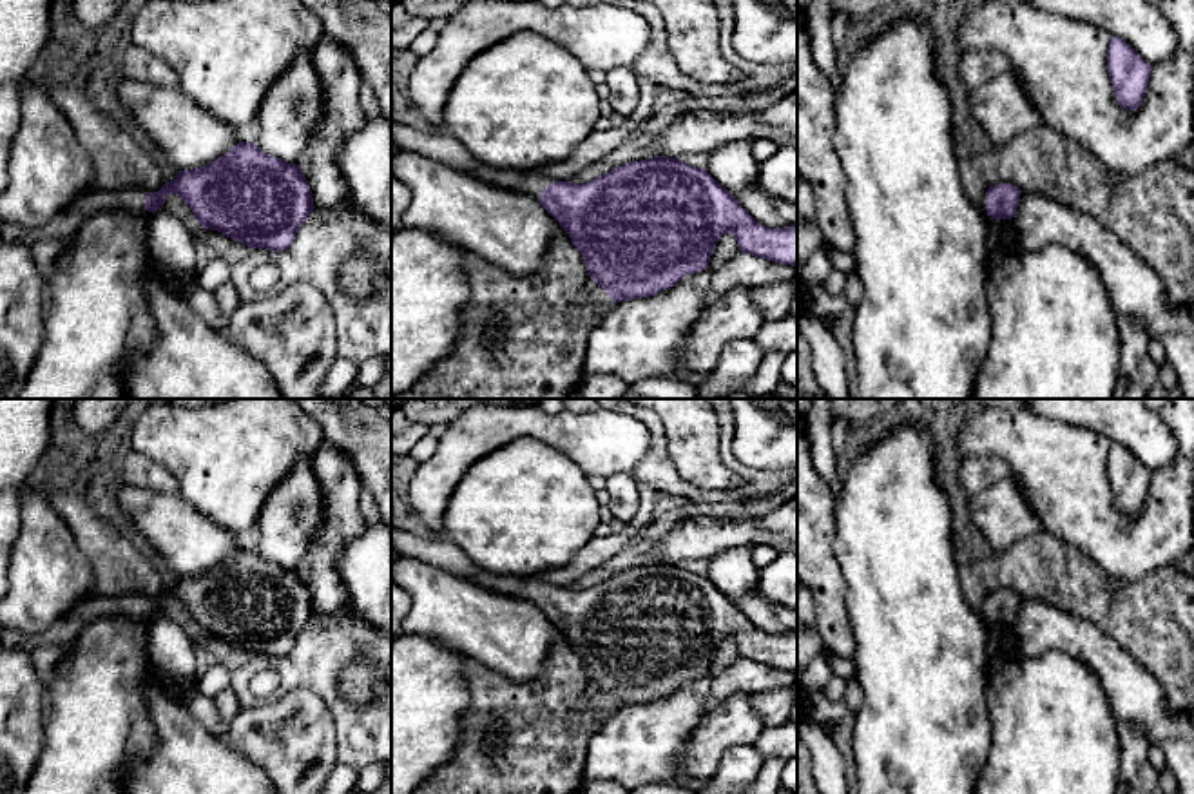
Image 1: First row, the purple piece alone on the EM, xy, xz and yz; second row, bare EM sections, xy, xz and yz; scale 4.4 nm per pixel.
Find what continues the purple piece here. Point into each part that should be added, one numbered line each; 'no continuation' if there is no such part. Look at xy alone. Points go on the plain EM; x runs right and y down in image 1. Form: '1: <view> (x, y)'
1: xy (66, 631)

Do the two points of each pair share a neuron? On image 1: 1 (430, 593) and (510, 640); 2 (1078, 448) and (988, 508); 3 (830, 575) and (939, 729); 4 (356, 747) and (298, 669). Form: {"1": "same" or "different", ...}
{"1": "same", "2": "different", "3": "different", "4": "same"}

